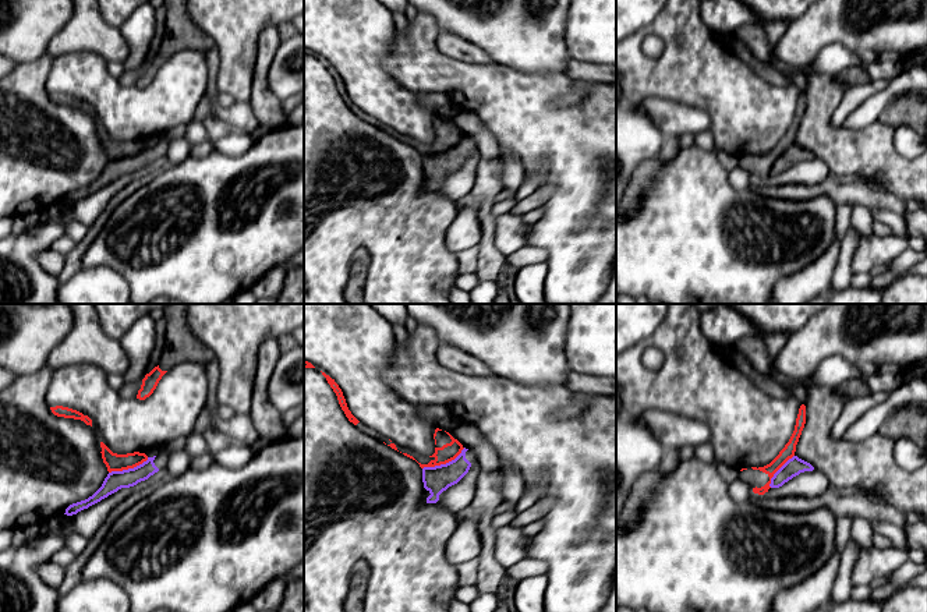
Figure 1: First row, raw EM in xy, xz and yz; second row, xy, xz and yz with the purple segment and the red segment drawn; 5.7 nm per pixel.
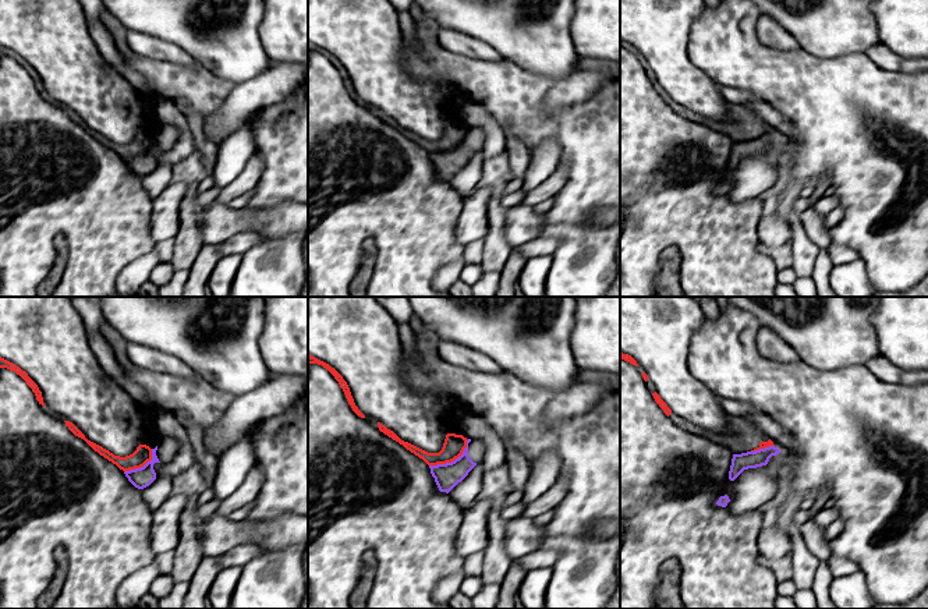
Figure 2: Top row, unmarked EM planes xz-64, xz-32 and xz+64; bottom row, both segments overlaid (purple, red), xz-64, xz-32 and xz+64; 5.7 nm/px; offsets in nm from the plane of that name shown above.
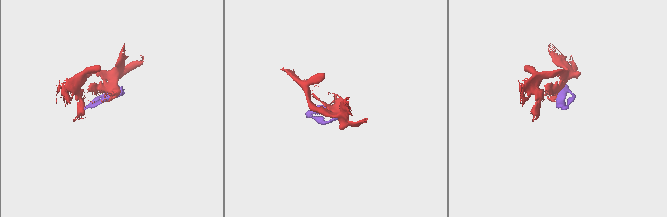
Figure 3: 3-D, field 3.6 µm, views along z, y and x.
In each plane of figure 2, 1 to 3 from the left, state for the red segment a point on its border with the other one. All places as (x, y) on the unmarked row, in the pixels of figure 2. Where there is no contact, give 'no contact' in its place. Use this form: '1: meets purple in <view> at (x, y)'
1: meets purple in xz-64 at (144, 153)
2: meets purple in xz-32 at (452, 149)
3: meets purple in xz+64 at (762, 137)

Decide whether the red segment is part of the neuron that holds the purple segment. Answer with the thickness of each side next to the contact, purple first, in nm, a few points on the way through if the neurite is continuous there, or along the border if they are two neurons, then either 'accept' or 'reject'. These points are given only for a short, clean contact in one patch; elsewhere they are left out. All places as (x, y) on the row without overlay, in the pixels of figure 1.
calibres 150 and 100 nm; border xz (464, 135), (453, 147), (423, 156); reject

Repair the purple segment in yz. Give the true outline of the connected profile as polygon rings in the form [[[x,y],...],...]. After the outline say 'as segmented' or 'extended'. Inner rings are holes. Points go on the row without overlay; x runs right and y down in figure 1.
[[[793,144],[774,162],[769,174],[779,176],[800,160],[813,158],[814,155],[810,151]]]; as segmented

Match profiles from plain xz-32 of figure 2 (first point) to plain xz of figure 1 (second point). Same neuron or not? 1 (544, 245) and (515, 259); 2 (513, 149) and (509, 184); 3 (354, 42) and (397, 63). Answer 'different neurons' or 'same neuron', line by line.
1: same neuron
2: same neuron
3: different neurons

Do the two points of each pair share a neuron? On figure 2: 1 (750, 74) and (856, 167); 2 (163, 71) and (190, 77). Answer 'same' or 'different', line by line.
1: same
2: same

